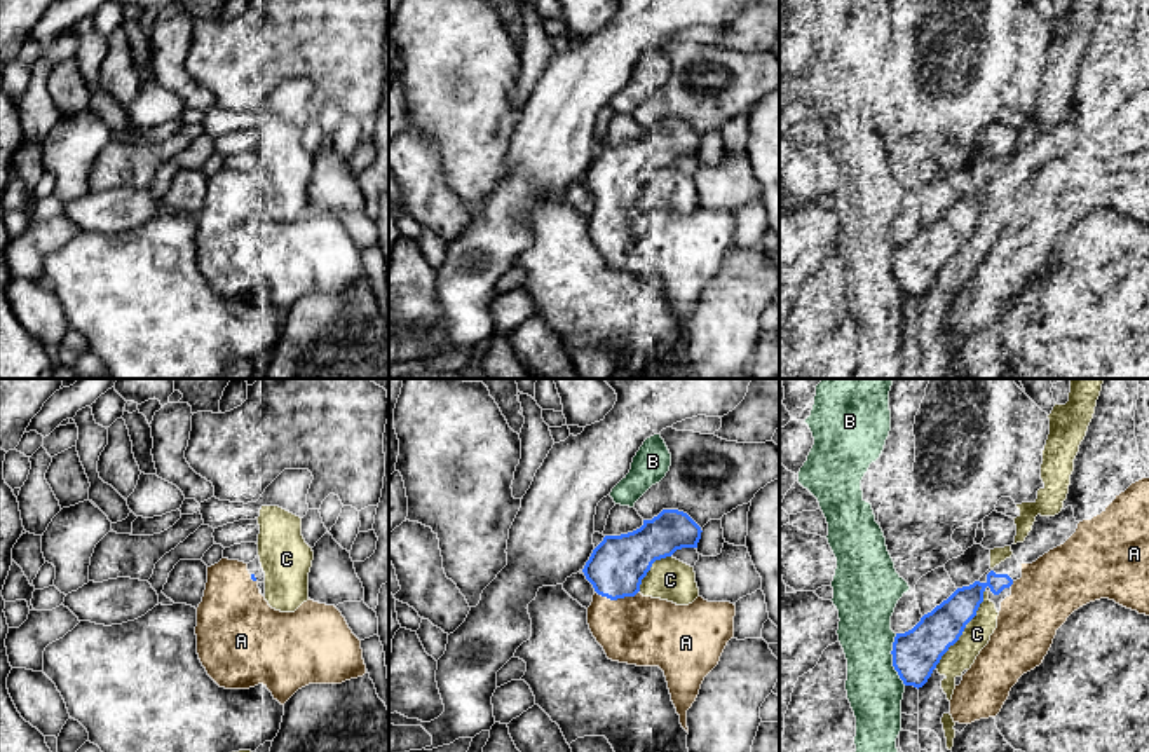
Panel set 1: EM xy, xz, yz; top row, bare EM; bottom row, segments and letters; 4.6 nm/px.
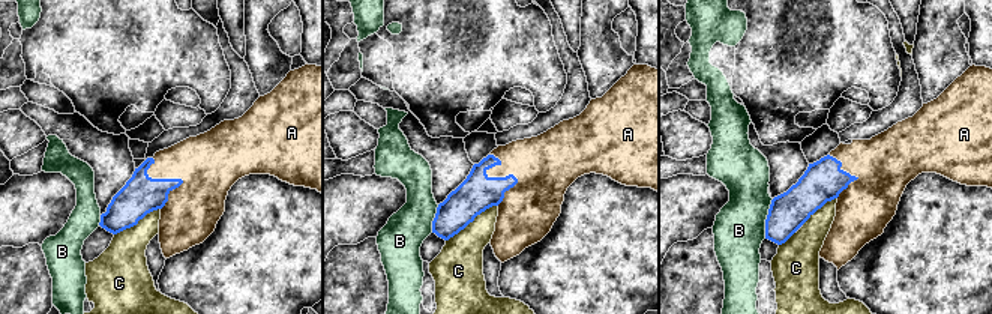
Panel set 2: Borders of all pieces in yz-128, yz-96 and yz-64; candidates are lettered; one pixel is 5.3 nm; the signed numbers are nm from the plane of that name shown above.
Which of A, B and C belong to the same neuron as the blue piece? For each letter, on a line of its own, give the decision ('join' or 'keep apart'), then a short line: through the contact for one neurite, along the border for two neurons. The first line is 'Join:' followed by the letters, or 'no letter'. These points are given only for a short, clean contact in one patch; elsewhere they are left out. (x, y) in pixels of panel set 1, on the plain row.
Join: A
A: join
B: keep apart
C: keep apart

